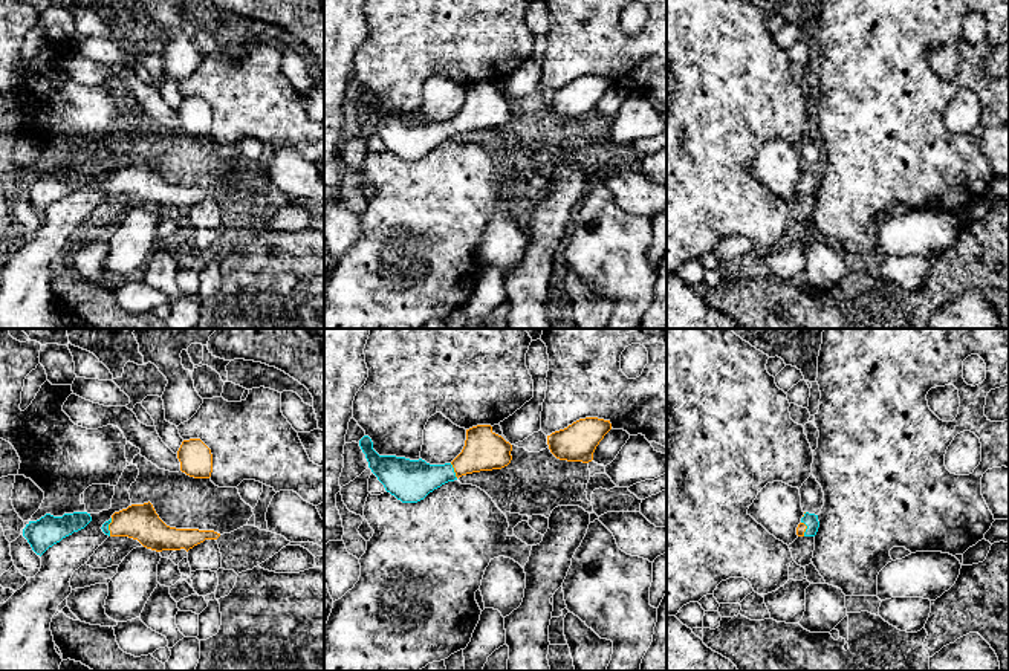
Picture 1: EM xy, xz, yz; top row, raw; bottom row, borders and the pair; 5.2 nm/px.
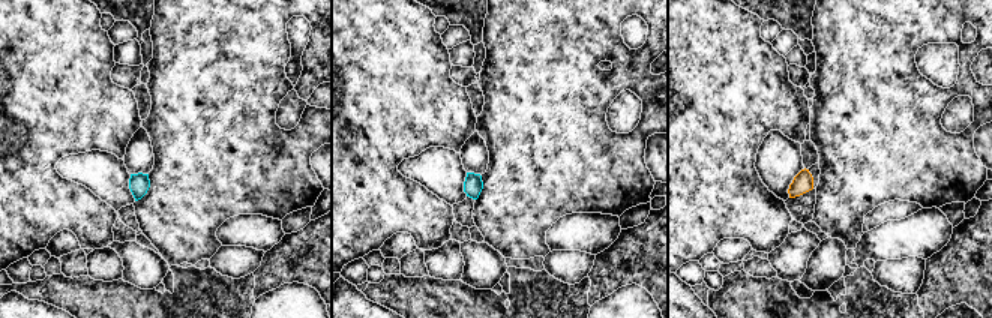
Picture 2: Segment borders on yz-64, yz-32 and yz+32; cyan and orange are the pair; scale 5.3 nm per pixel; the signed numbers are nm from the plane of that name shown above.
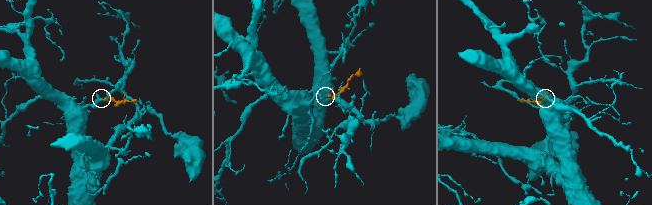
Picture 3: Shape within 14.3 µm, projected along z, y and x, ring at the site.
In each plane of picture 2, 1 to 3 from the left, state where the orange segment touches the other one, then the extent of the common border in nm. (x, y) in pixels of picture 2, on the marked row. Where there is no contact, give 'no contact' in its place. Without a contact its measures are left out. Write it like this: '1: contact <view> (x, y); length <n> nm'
1: no contact
2: no contact
3: no contact

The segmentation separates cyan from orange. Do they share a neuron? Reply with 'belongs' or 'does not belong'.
belongs

